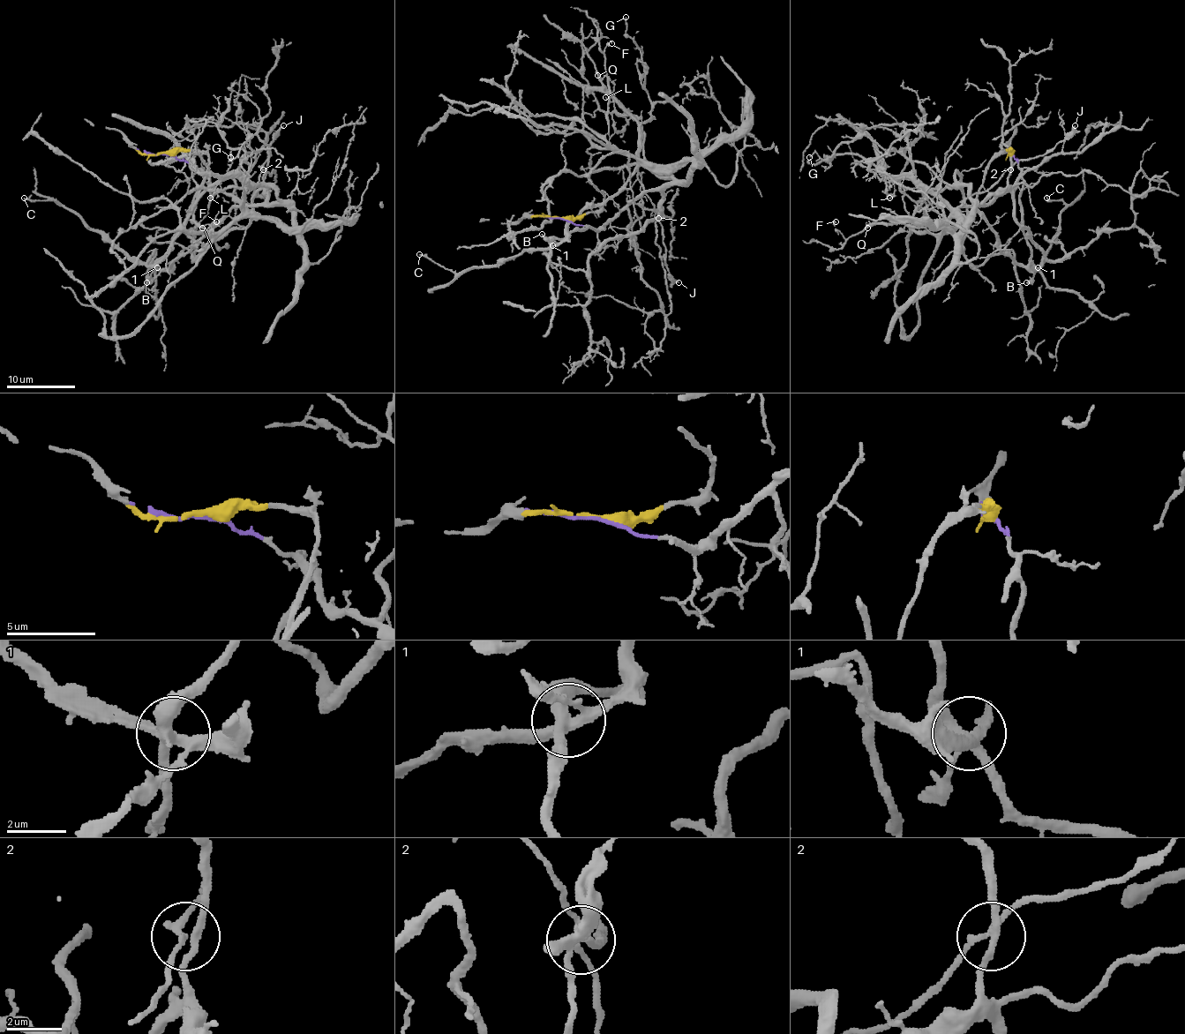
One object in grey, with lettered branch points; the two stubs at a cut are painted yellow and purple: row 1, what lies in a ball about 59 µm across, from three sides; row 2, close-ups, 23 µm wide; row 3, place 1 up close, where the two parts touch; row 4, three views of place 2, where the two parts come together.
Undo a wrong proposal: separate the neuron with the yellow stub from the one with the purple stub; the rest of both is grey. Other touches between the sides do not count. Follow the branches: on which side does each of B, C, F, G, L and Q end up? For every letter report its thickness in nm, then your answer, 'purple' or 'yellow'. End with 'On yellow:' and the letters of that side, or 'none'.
B: calibre 320 nm; yellow
C: calibre 140 nm; yellow
F: calibre 140 nm; yellow
G: calibre 140 nm; yellow
L: calibre 130 nm; yellow
Q: calibre 110 nm; yellow
On yellow: B, C, F, G, L, Q

